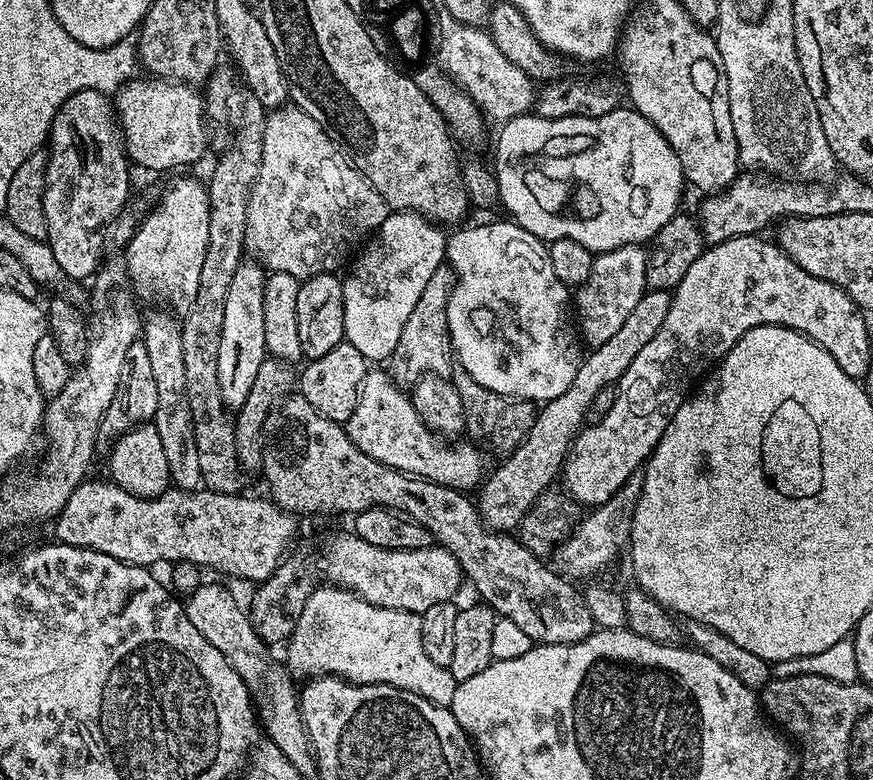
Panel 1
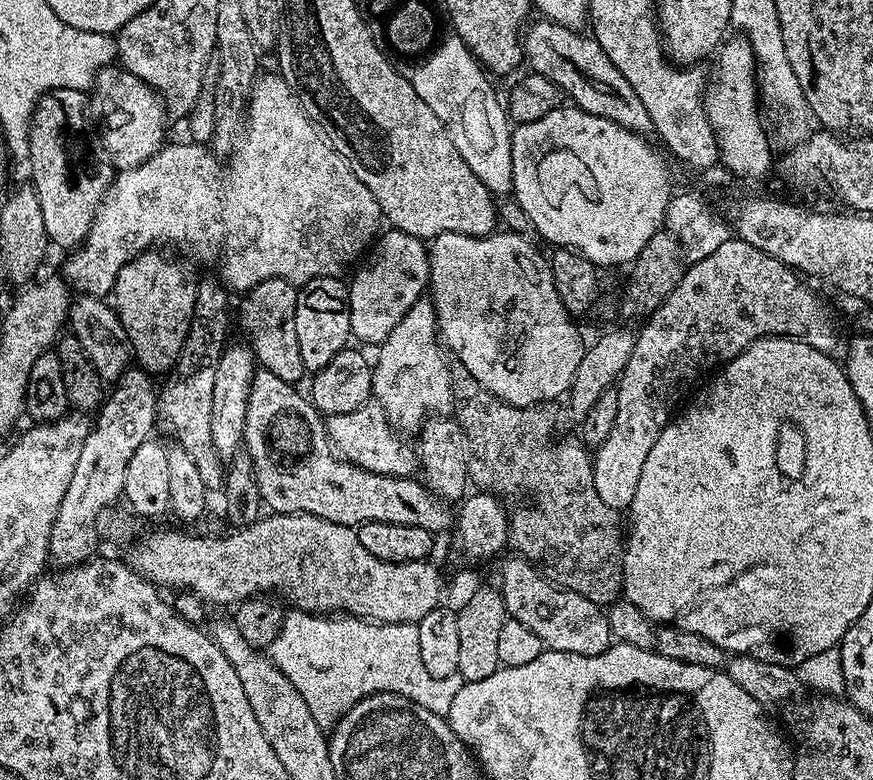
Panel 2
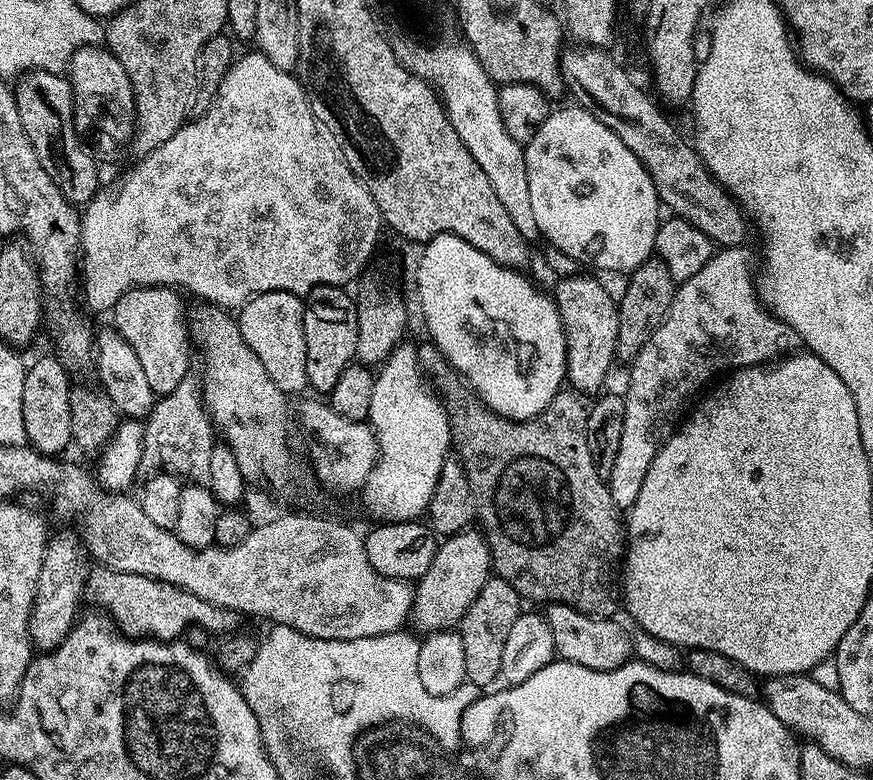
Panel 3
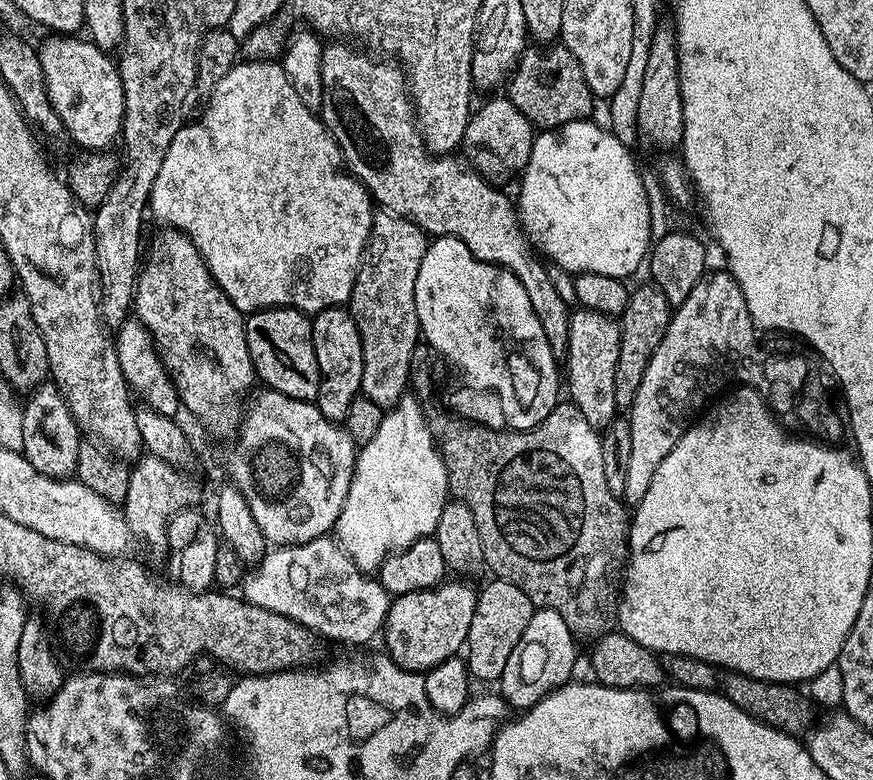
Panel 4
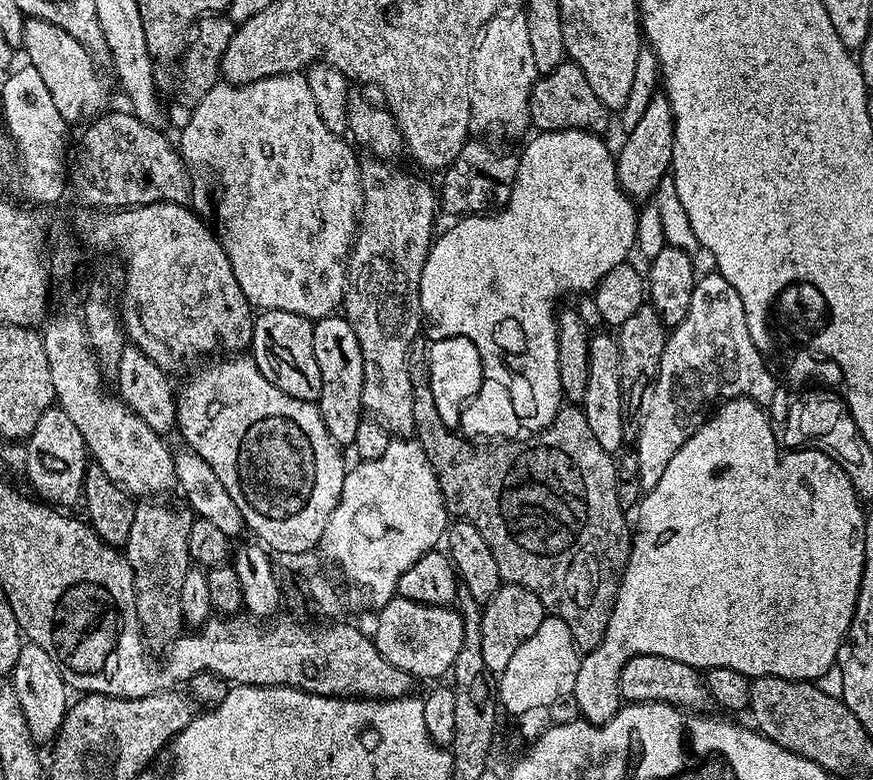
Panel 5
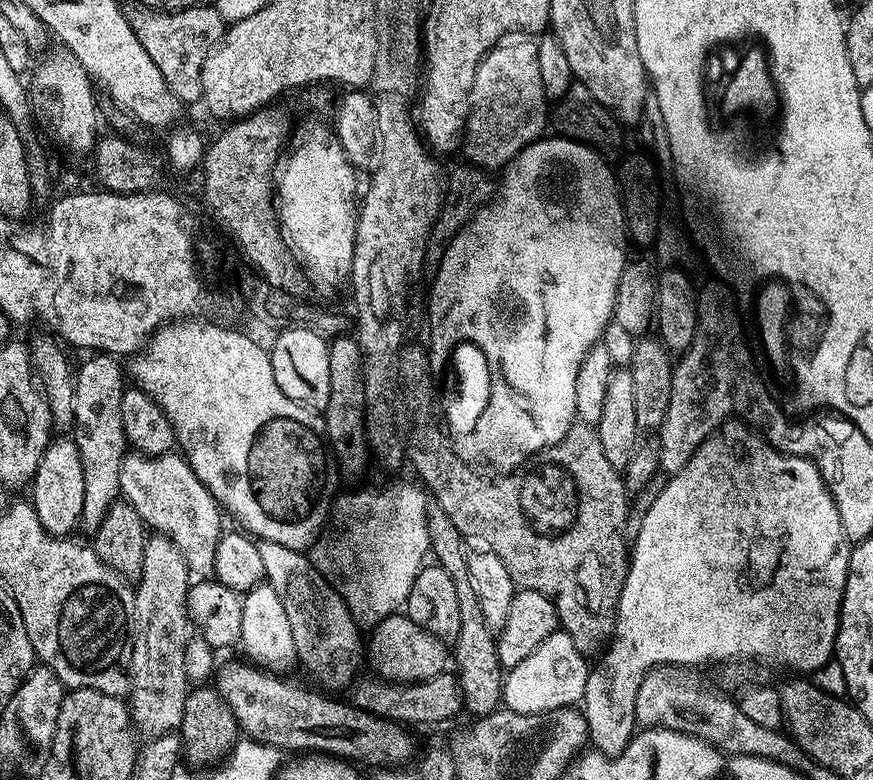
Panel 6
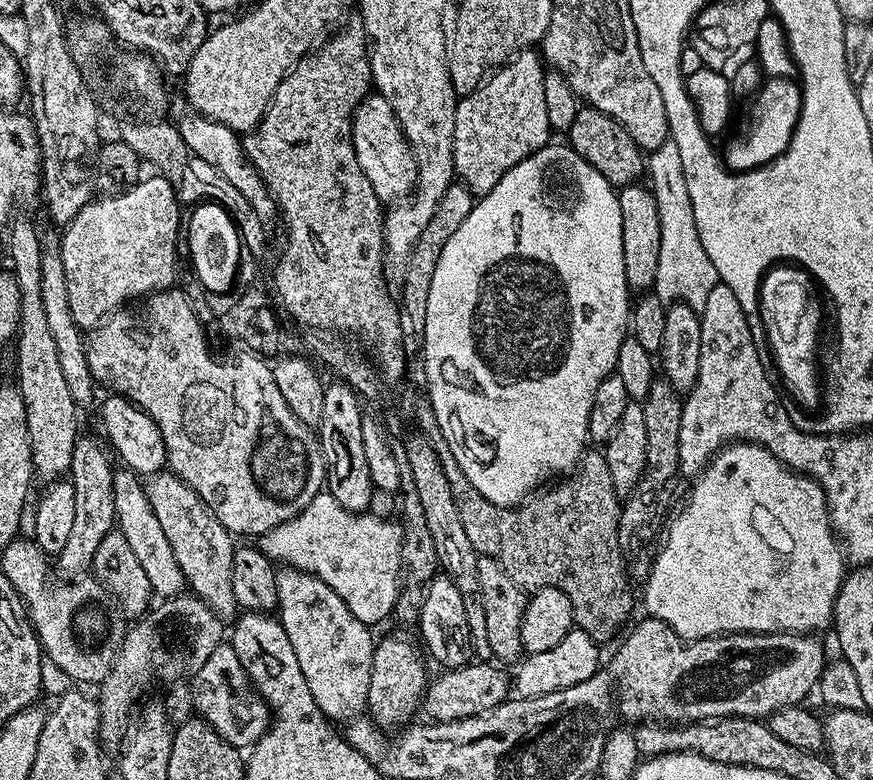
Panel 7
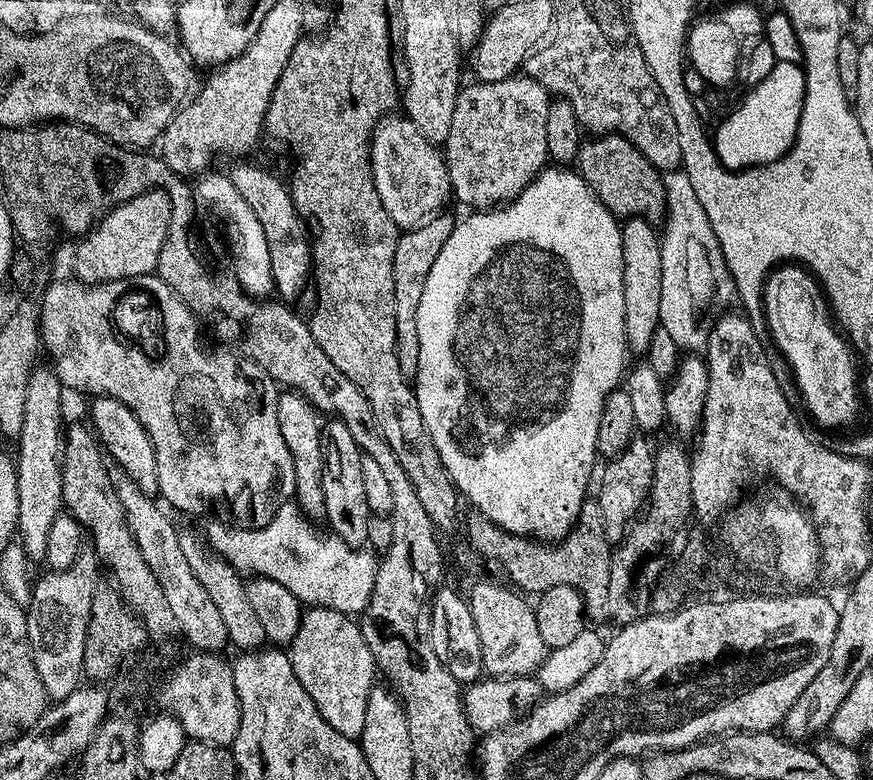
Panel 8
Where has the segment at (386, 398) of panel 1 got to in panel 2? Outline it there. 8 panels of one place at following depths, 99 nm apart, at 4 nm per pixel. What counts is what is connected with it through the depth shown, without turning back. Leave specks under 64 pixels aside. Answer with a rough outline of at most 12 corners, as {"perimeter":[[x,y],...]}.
{"perimeter":[[369,402],[327,417],[343,459],[383,476],[413,475],[418,452]]}

